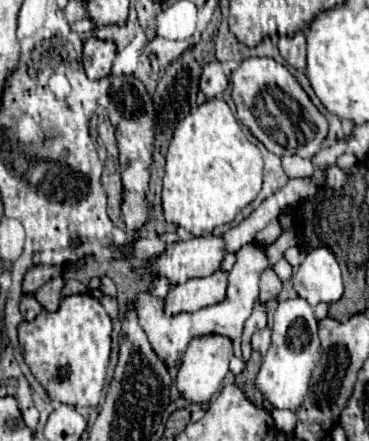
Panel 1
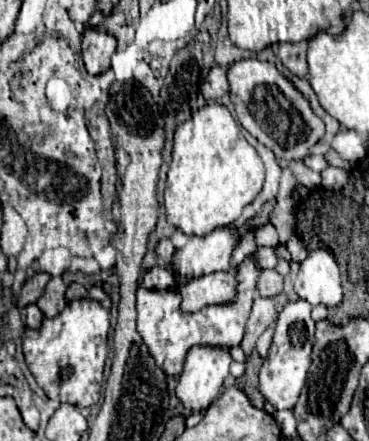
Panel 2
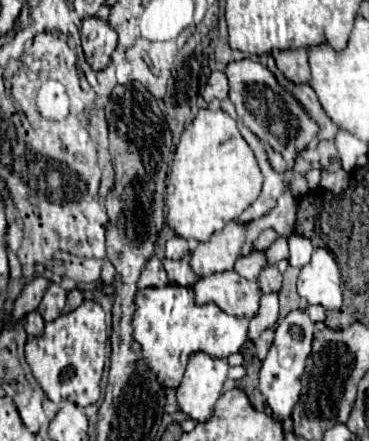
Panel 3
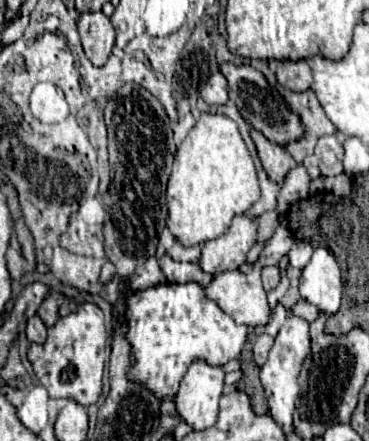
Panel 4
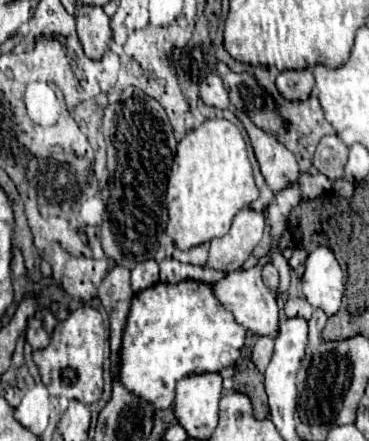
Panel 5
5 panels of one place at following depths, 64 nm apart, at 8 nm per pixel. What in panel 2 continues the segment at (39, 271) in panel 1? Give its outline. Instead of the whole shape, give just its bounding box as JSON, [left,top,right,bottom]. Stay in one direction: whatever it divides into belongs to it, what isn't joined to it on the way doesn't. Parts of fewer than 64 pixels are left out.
[16,272,50,308]

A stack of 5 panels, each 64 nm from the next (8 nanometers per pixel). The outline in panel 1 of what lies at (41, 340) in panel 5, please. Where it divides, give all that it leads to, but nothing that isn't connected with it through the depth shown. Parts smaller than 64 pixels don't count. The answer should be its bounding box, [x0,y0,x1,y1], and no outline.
[20,296,42,322]

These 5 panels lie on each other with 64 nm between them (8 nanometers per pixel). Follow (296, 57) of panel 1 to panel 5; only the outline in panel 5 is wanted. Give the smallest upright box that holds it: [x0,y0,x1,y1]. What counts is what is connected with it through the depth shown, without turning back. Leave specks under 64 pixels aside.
[276,70,314,102]

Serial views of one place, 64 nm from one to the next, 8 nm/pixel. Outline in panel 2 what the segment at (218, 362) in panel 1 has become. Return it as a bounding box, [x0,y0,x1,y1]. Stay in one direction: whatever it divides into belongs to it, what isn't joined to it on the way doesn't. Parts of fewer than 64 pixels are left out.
[176,346,230,412]

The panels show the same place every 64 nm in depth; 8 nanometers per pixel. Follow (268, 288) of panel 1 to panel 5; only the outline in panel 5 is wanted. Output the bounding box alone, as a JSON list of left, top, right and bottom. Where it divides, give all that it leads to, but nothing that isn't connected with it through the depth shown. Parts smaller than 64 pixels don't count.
[262,262,278,290]

